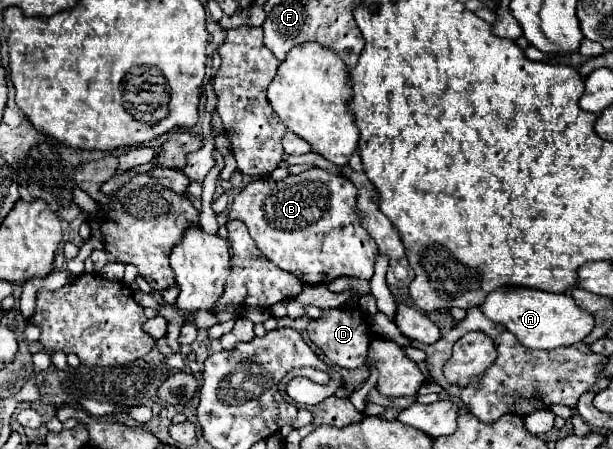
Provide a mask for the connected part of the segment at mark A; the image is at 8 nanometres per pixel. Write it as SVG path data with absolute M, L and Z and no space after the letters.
M506 288L492 292L480 308L490 320L506 326L526 348L554 350L558 346L570 346L582 342L594 328L594 316L584 312L570 294L550 294L532 288Z

